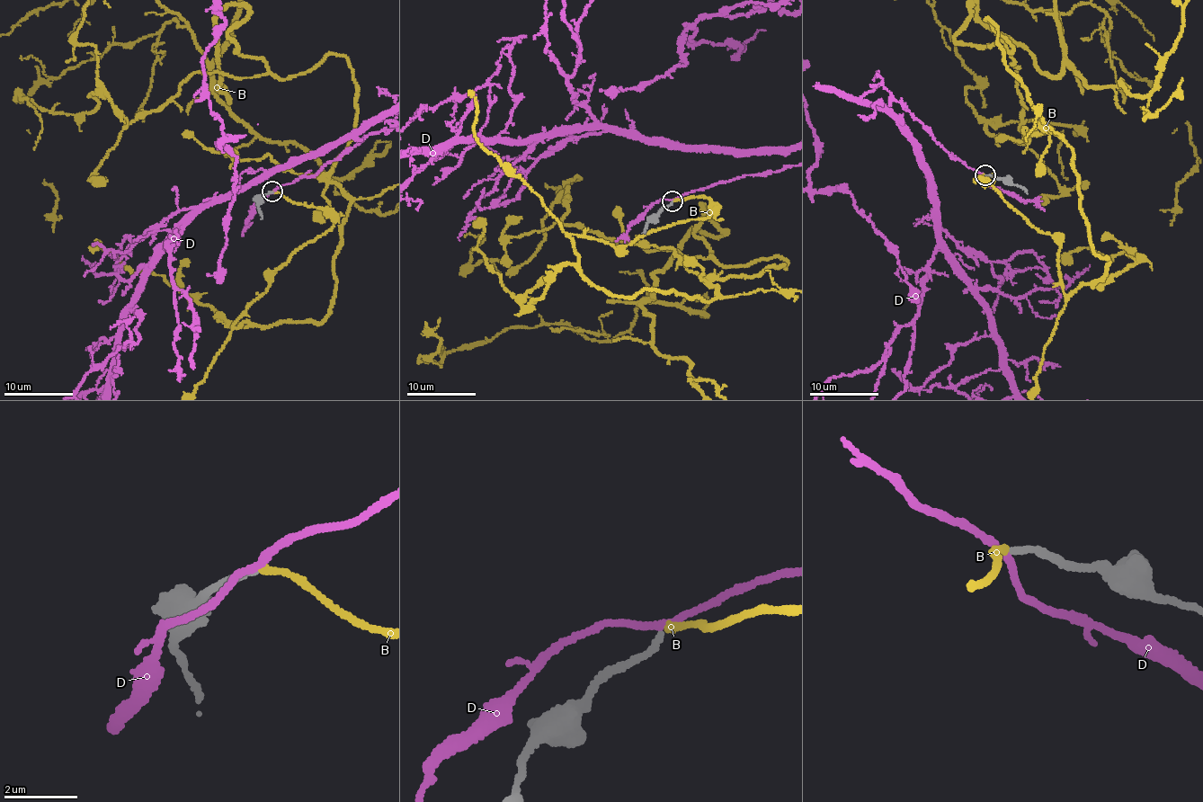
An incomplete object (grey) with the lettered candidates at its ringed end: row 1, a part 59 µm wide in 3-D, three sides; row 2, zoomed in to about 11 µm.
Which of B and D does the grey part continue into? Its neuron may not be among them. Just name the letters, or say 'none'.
B

